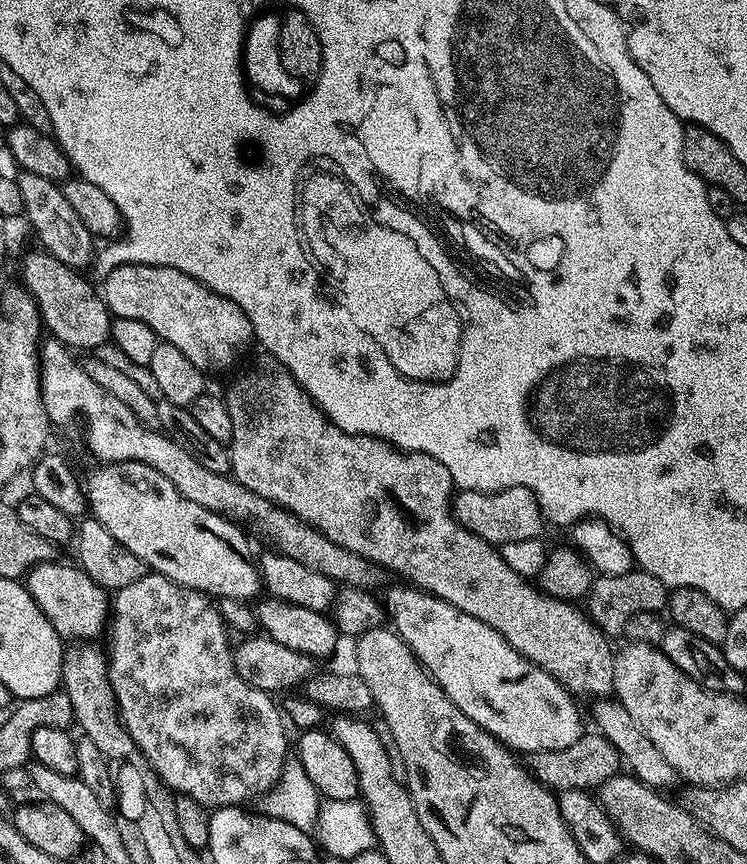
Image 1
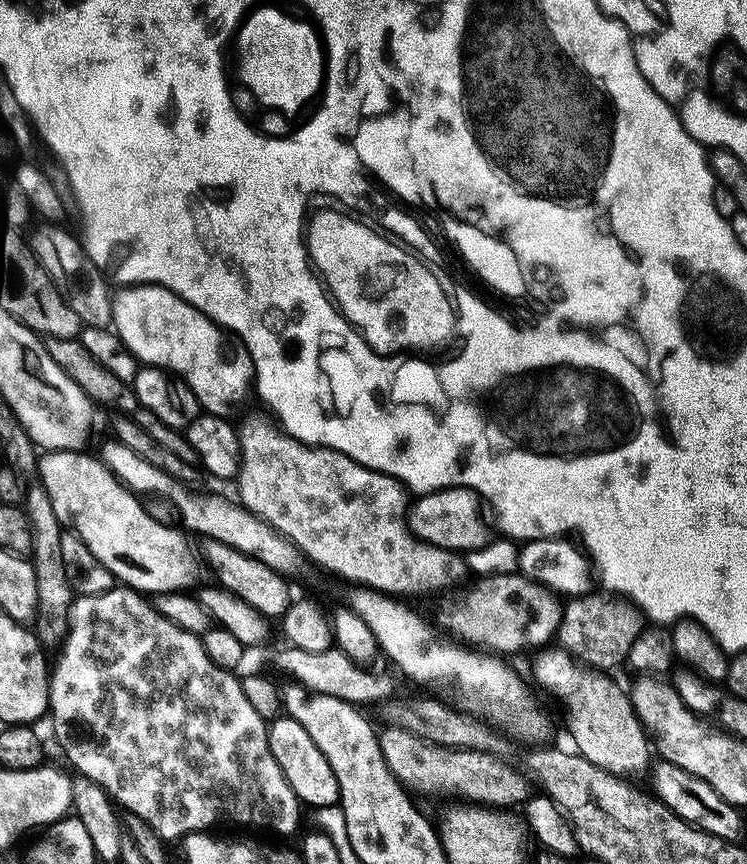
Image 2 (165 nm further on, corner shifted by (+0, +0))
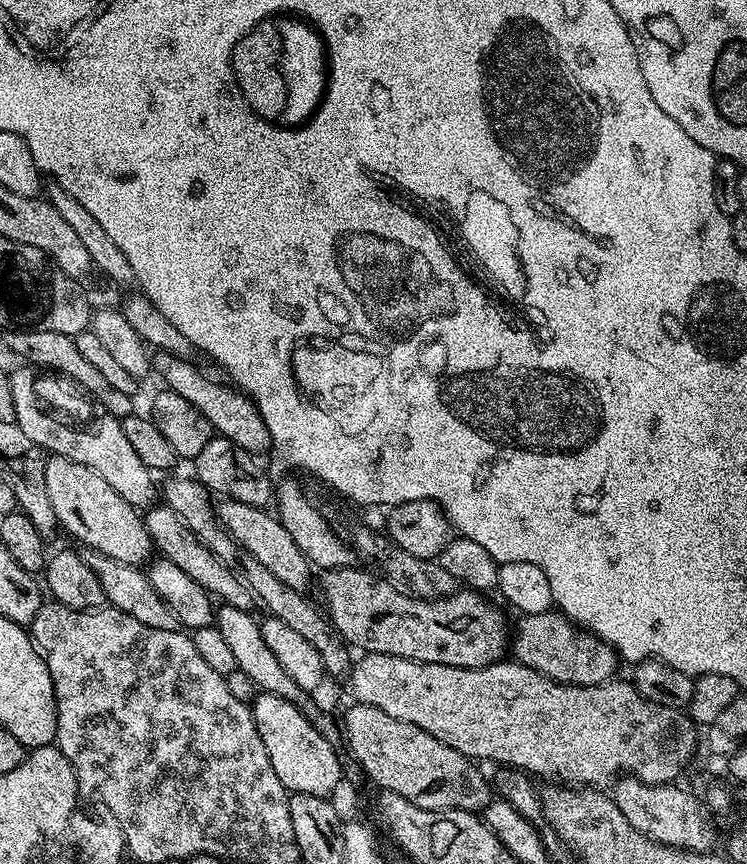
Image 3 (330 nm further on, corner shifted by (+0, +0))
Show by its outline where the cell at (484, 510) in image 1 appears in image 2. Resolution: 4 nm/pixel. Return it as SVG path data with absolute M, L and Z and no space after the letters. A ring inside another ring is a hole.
M437 488L435 492L417 495L408 509L408 528L413 536L445 548L451 552L467 554L486 546L490 539L488 524L480 513L482 501L468 488Z

